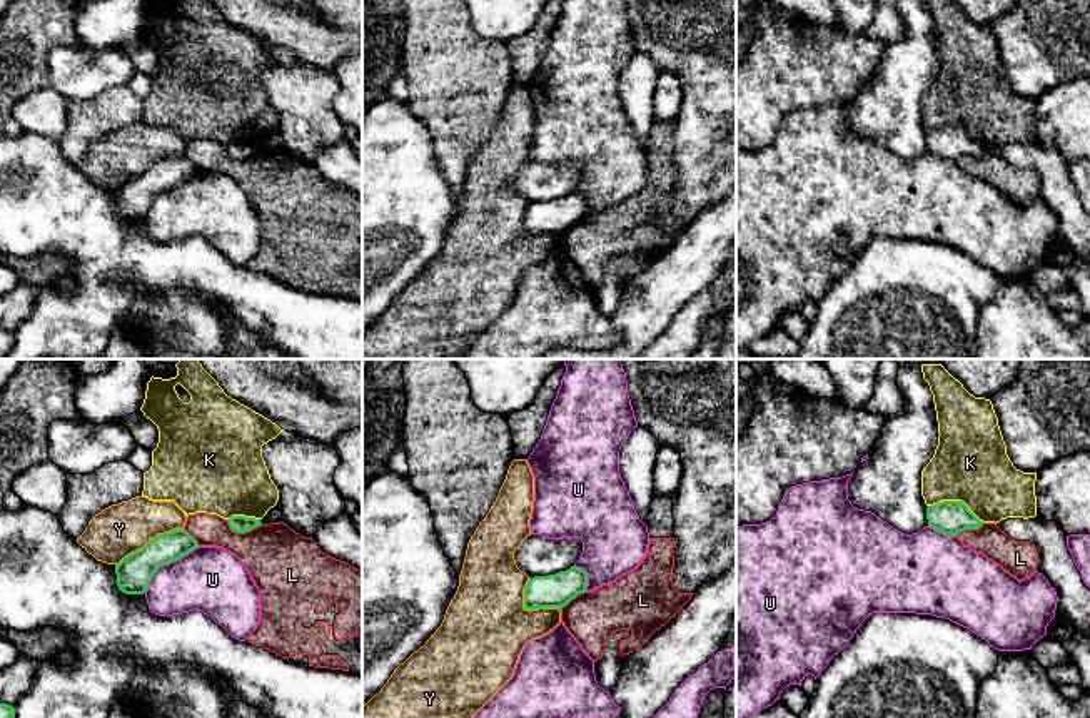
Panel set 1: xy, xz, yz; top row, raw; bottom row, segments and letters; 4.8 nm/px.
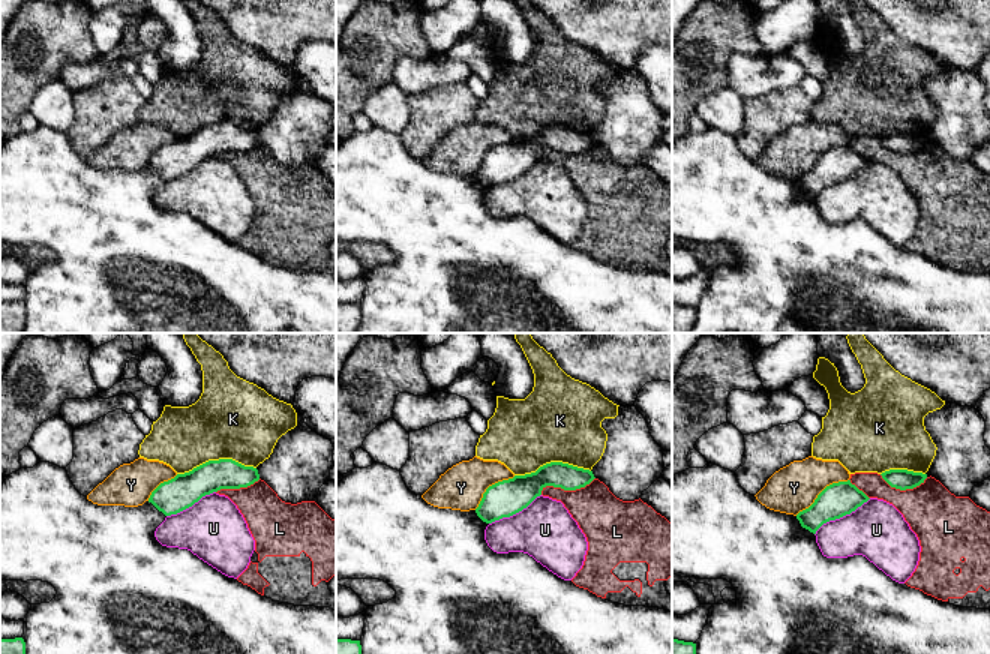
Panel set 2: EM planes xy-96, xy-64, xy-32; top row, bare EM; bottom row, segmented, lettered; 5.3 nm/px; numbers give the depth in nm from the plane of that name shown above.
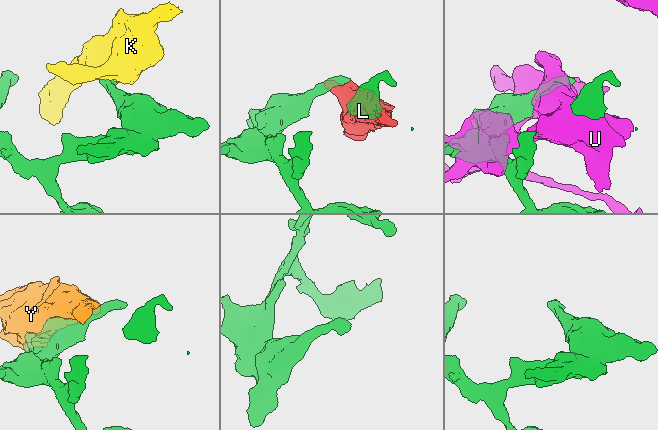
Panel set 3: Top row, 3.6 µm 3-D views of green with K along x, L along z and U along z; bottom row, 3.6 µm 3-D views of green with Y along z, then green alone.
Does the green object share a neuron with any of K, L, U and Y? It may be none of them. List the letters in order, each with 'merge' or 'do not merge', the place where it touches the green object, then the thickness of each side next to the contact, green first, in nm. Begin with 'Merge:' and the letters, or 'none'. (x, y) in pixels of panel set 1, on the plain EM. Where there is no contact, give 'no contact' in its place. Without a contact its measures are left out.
Merge: none
K: do not merge; contact yz (957, 127); calibres 160 and 360 nm
L: do not merge; contact xy (242, 157); calibres 80 and 320 nm
U: do not merge; contact xy (167, 189); calibres 170 and 320 nm
Y: do not merge; contact xy (151, 167); calibres 170 and 260 nm

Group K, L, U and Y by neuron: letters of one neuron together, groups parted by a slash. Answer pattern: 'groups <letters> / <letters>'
groups K / L / U / Y

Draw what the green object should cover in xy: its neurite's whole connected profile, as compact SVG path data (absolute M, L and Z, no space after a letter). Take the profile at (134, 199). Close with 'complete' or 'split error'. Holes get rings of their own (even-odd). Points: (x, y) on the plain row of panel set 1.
M174 155L155 162L142 175L115 190L117 212L125 220L144 220L154 199L199 174L185 155Z | complete

